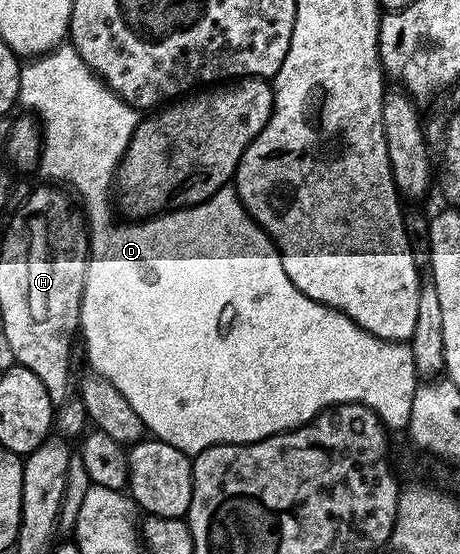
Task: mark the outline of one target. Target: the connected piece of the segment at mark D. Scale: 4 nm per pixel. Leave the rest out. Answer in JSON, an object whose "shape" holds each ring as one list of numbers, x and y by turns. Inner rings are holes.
{"shape":[[69,42,59,44,54,51,39,55,27,64,30,65,27,68,23,67,20,71,18,98,21,107,26,107,23,109,29,110,37,116,42,126,40,172,50,179,47,181,57,182,67,189,75,188,78,191,78,196,82,199,80,208,84,213,88,229,90,255,86,261,86,281,80,306,80,318,78,319,81,343,82,340,86,343,86,356,90,359,91,366,95,368,93,371,105,383,116,386,116,390,120,390,120,394,124,394,124,398,128,398,128,406,132,406,132,410,136,410,136,414,140,414,147,429,157,439,168,442,172,446,176,446,176,450,187,454,197,454,205,448,211,448,217,444,255,444,269,436,275,436,281,432,291,432,293,428,302,428,309,420,315,420,325,408,335,408,337,404,362,404,365,408,371,408,378,415,379,420,390,430,405,429,409,425,412,414,412,398,420,383,418,367,414,365,409,343,376,338,372,334,368,334,368,330,364,330,356,322,352,322,352,318,308,298,308,294,301,292,292,282,292,278,288,278,288,274,284,270,281,252,270,239,269,234,246,213,246,208,238,196,238,189,233,186,216,190,216,194,212,194,212,198,199,204,193,204,191,208,175,208,173,212,142,218,137,222,113,224,110,219,116,216,116,208,112,203,112,185,116,179,118,164,122,161,124,150,138,125,139,109,133,108,131,104,125,104,86,65,80,58,80,54,76,54,74,45]]}

